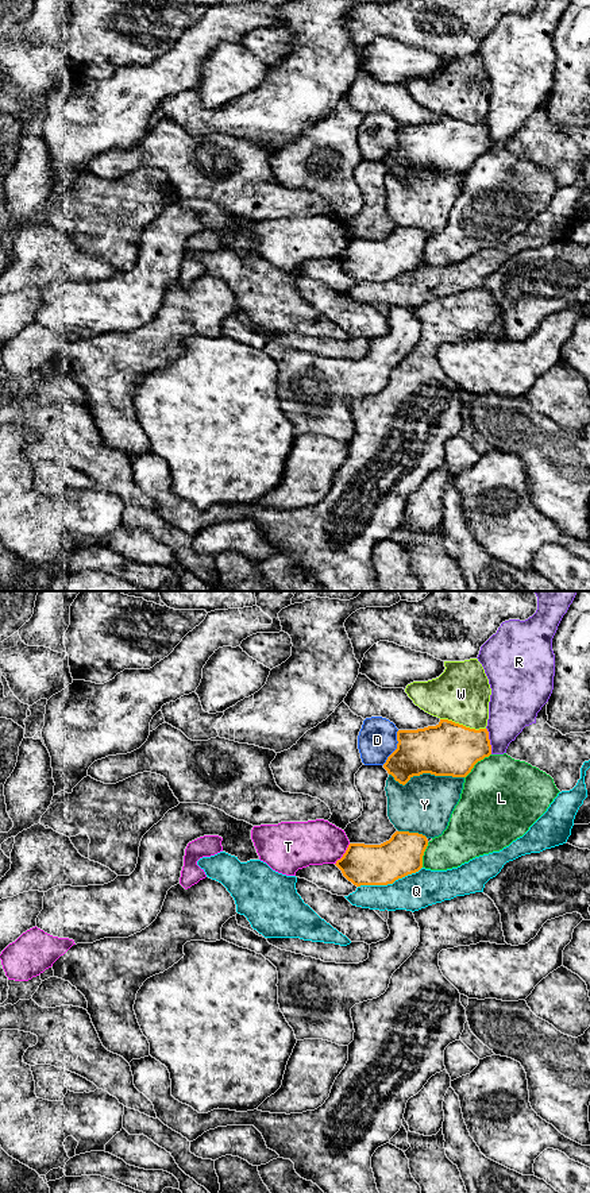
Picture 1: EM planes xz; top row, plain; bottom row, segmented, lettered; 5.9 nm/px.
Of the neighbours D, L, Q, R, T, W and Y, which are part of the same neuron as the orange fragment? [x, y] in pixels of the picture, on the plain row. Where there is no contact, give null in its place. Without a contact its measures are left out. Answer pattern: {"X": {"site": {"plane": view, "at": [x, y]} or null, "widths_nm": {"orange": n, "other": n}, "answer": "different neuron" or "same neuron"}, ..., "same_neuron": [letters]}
{"D": {"site": {"plane": "xz", "at": [397, 143]}, "widths_nm": {"orange": 300, "other": 240}, "answer": "different neuron"}, "L": {"site": {"plane": "xz", "at": [475, 158]}, "widths_nm": {"orange": 320, "other": 460}, "answer": "different neuron"}, "Q": {"site": {"plane": "xz", "at": [389, 278]}, "widths_nm": {"orange": 240, "other": 220}, "answer": "different neuron"}, "R": {"site": {"plane": "xz", "at": [489, 136]}, "widths_nm": {"orange": 320, "other": 280}, "answer": "different neuron"}, "T": {"site": {"plane": "xz", "at": [343, 250]}, "widths_nm": {"orange": 240, "other": 280}, "answer": "different neuron"}, "W": {"site": {"plane": "xz", "at": [462, 120]}, "widths_nm": {"orange": 320, "other": 340}, "answer": "different neuron"}, "Y": {"site": {"plane": "xz", "at": [427, 168]}, "widths_nm": {"orange": 320, "other": 340}, "answer": "different neuron"}, "same_neuron": []}

